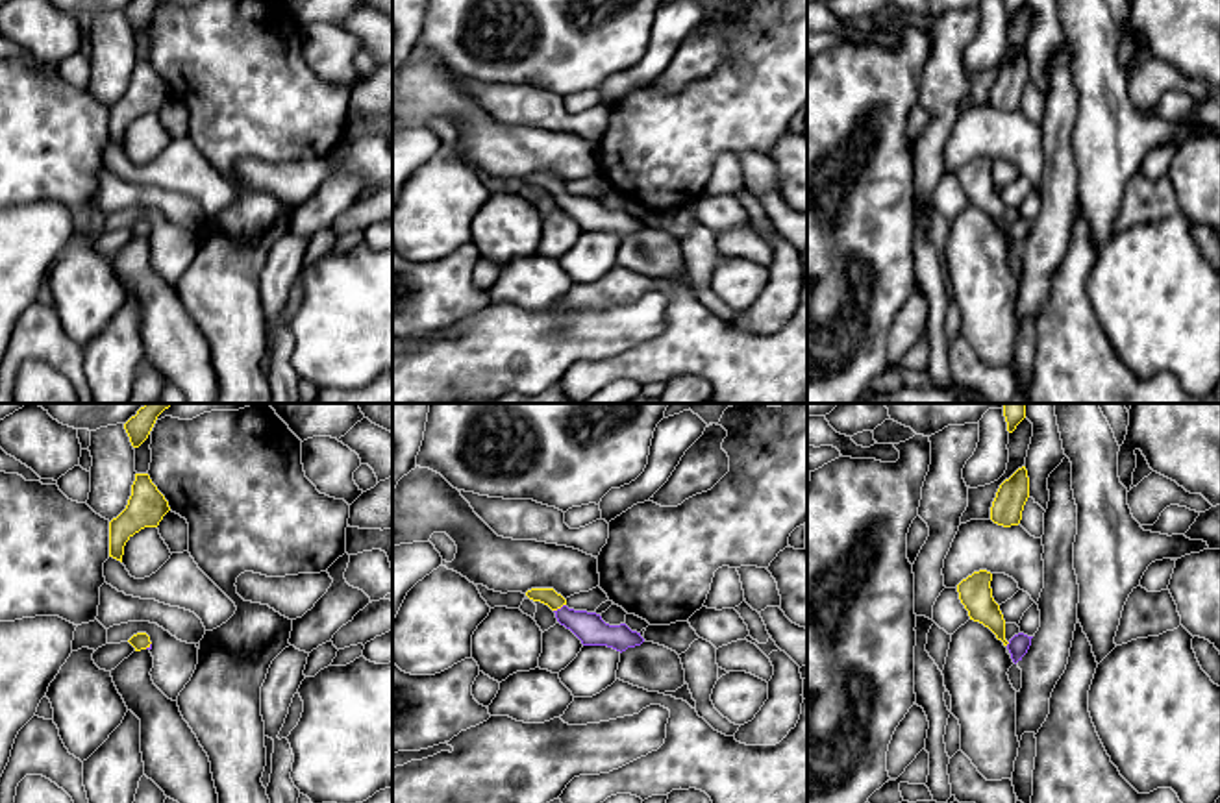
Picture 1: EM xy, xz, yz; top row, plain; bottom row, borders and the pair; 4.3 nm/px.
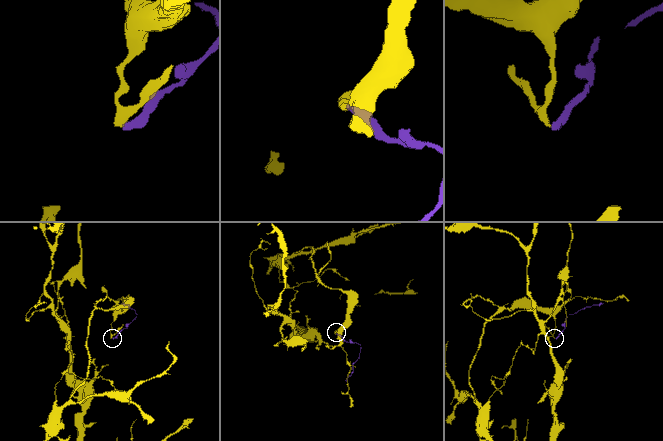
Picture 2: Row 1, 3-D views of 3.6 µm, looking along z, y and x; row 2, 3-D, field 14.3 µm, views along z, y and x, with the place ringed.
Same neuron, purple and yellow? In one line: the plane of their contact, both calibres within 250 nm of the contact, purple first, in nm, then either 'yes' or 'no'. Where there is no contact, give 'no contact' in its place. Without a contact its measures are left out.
meets purple in xz; 140 nm thick on the purple side, 80 nm on the other; yes

